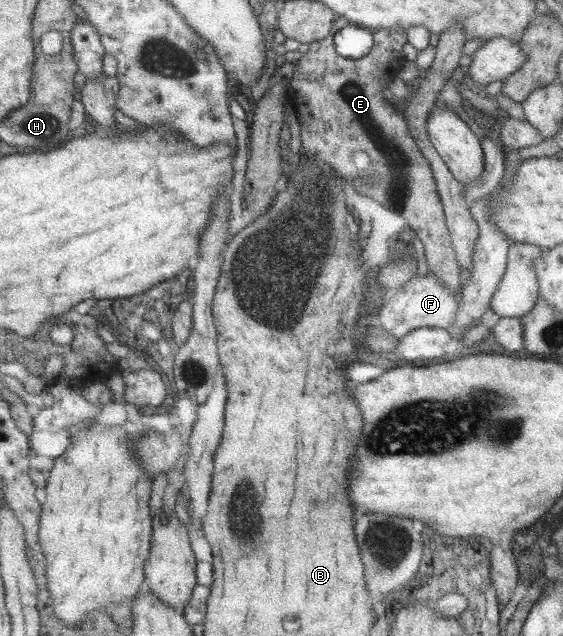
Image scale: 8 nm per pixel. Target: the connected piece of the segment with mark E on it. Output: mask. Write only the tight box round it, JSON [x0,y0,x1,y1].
[290,16,462,293]

